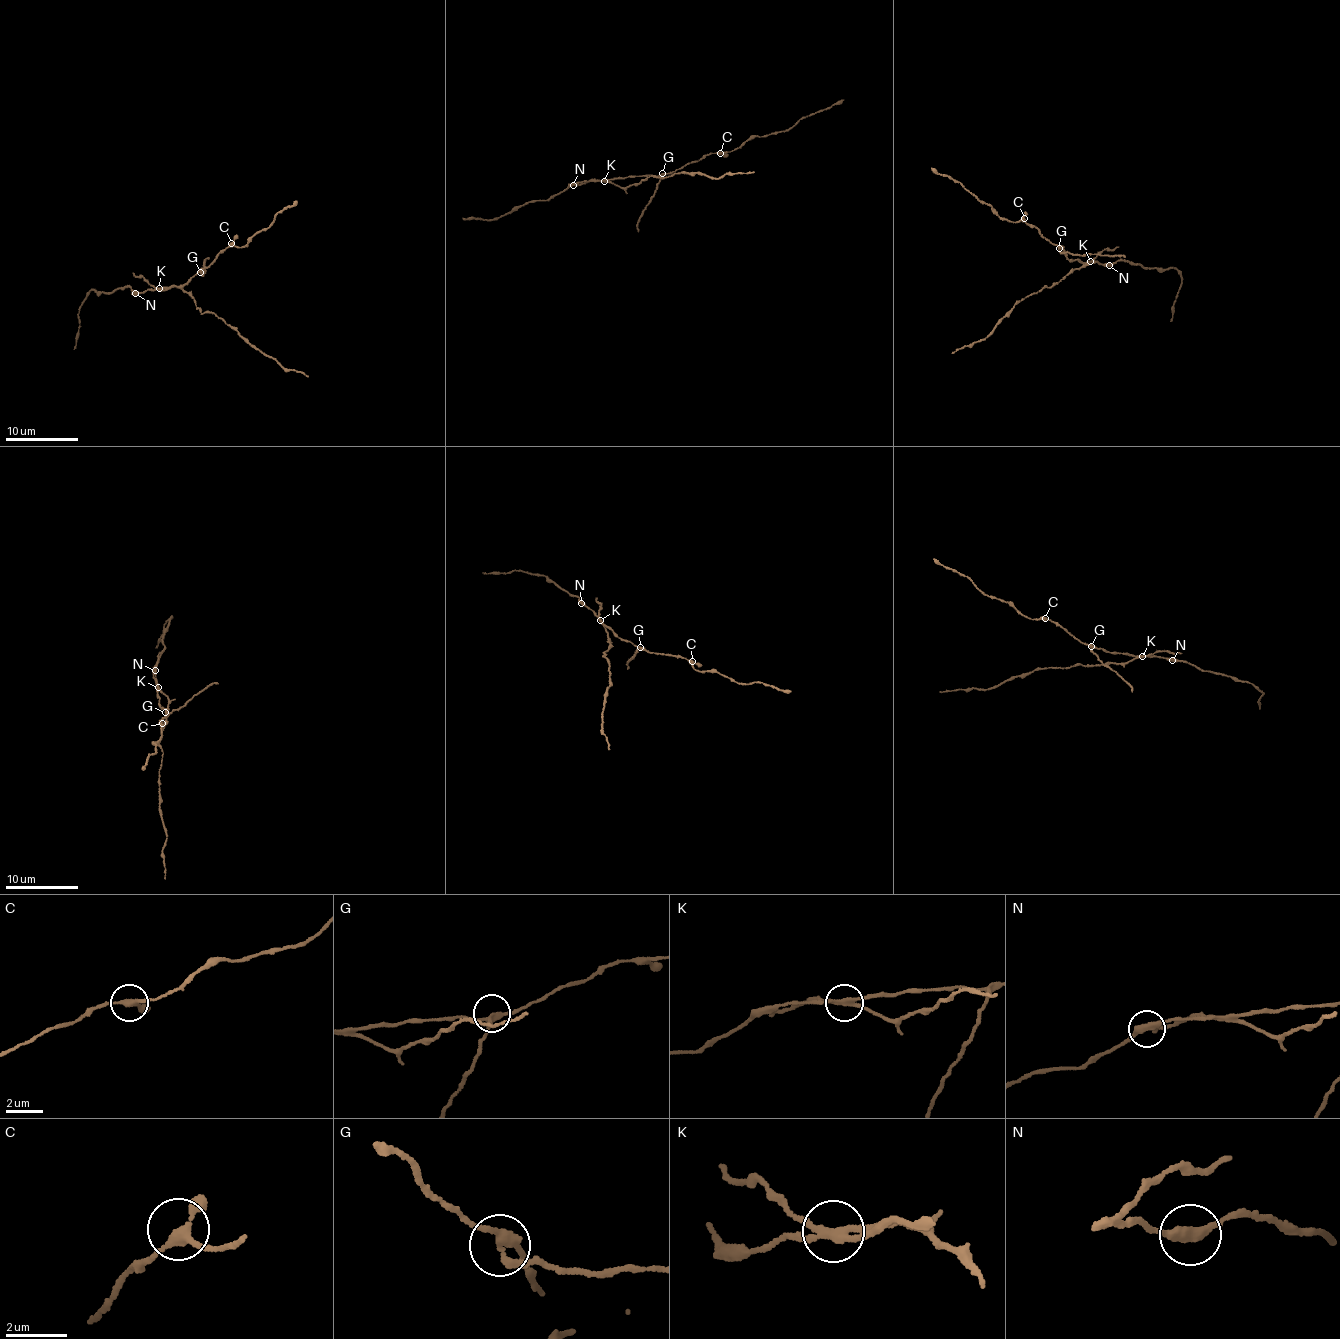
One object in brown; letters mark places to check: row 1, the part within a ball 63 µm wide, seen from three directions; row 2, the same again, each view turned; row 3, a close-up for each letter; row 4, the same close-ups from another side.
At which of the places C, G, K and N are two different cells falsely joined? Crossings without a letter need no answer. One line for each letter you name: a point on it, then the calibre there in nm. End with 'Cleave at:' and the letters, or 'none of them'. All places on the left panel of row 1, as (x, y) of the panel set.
G: at (200, 272); 260 nm thick
K: at (159, 288); 240 nm thick
Cleave at: G, K

